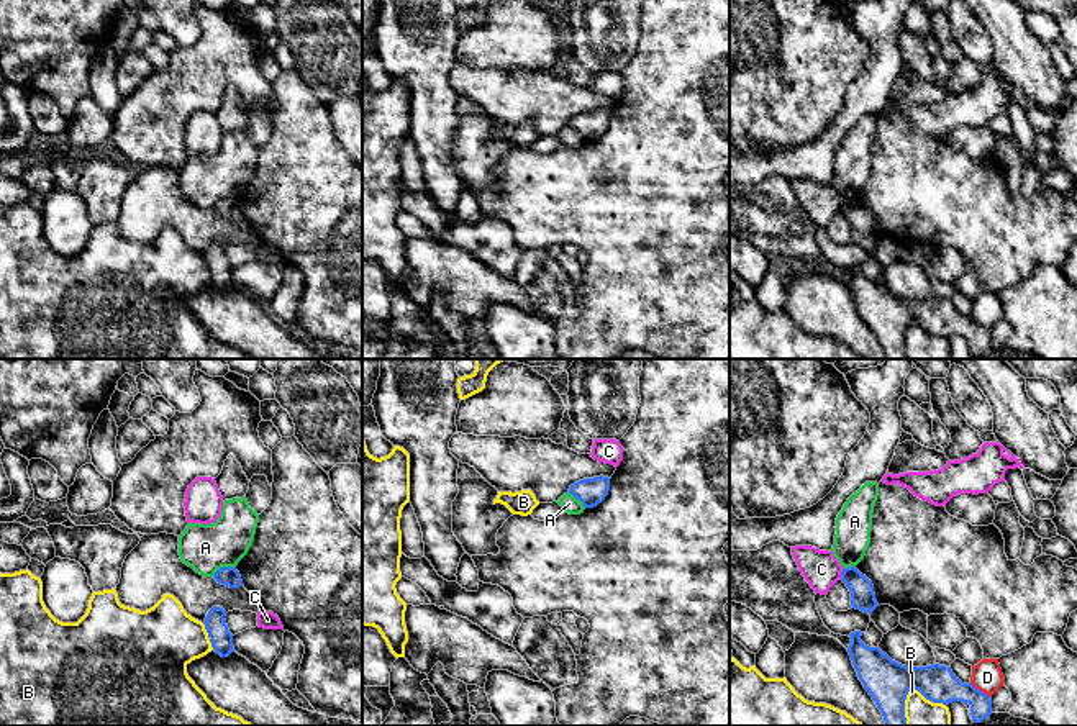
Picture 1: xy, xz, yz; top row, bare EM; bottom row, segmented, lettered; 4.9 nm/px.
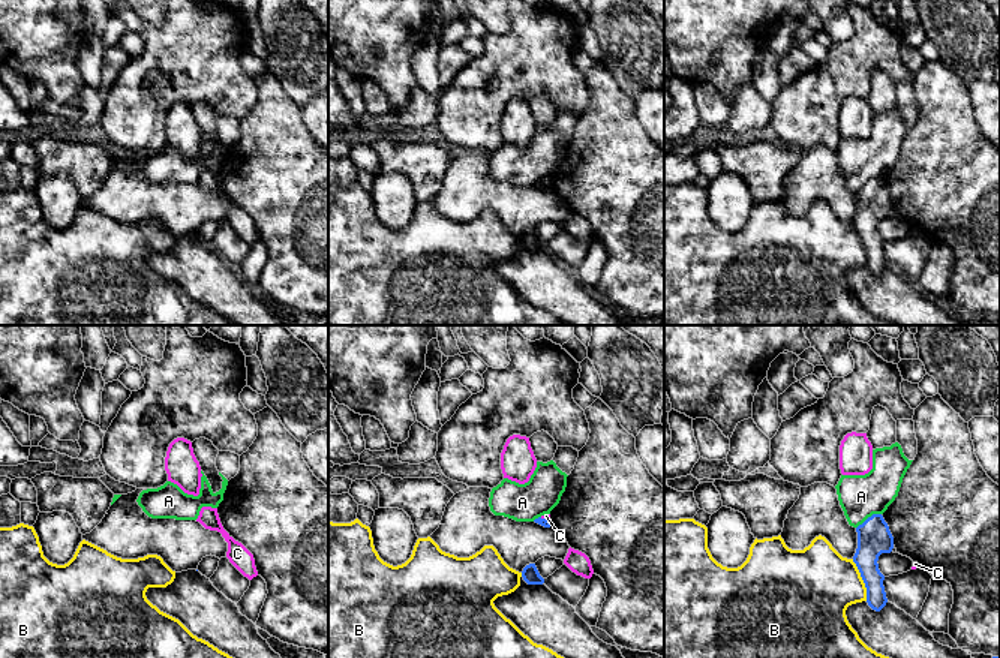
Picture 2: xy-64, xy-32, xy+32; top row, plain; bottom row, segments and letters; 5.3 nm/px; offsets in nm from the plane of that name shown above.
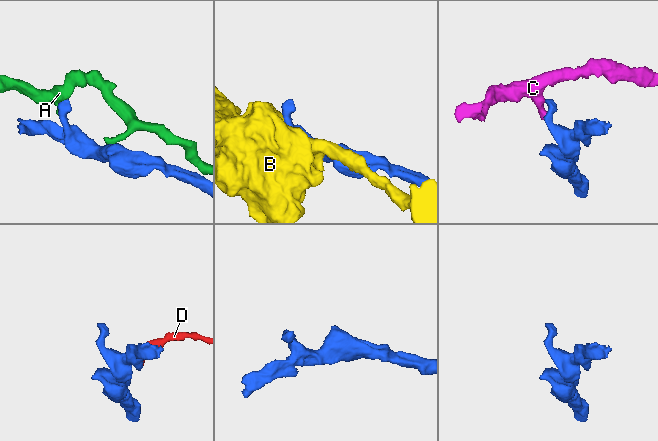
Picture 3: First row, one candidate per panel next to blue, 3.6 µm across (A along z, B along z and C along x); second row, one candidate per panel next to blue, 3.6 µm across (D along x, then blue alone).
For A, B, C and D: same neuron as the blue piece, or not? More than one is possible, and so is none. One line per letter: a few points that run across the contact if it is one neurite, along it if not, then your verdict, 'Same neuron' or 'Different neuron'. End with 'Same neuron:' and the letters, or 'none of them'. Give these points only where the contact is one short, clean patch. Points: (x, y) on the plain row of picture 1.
A: Different neuron
B: Different neuron
C: Line: yz (843, 200), (840, 210). Different neuron
D: Different neuron
Same neuron: none of them

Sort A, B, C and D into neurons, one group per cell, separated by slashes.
A / B / C / D

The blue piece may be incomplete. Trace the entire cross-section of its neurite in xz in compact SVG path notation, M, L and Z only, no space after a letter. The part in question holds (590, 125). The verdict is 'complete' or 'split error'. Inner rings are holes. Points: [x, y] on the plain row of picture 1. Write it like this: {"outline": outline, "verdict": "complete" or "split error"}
{"outline": "M608 110L584 111L570 118L569 126L582 134L585 141L593 141L605 133L610 123Z", "verdict": "complete"}

